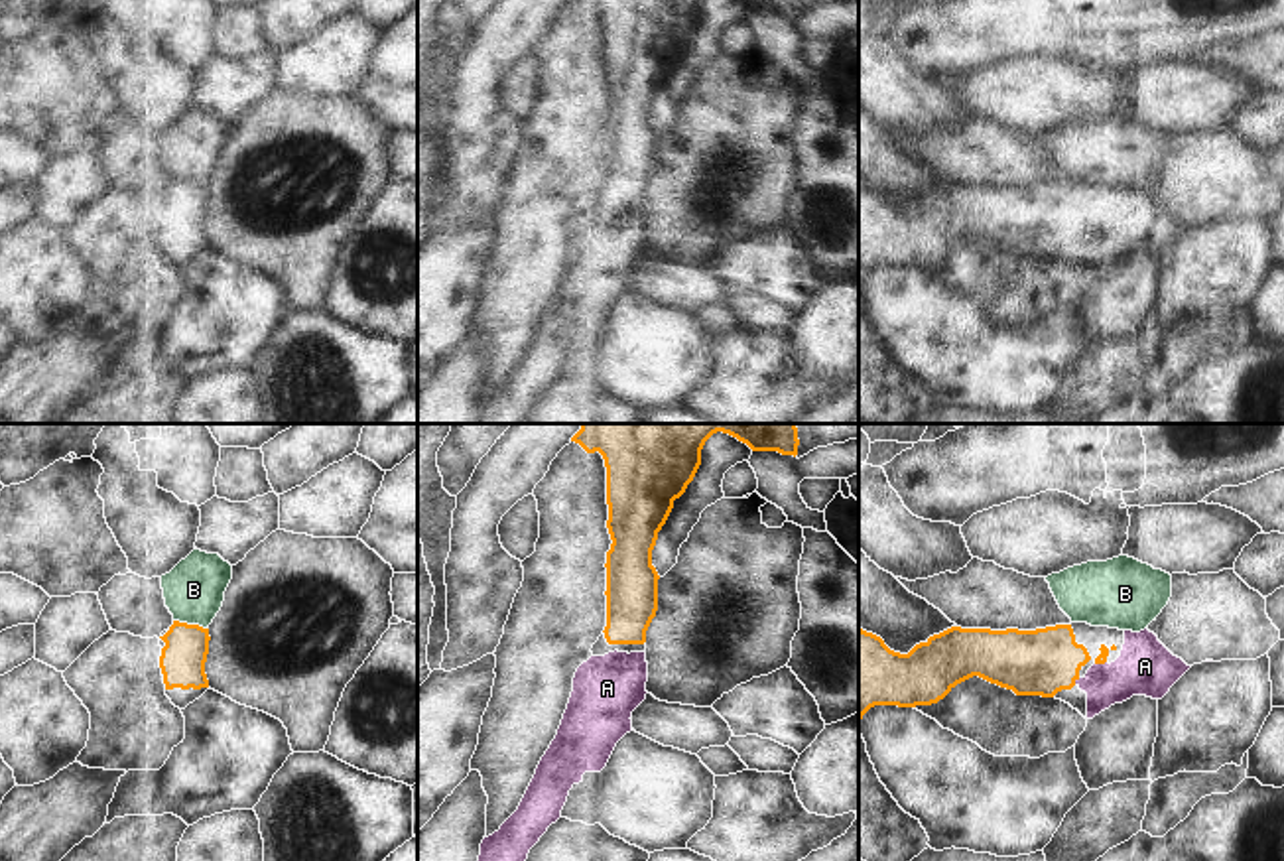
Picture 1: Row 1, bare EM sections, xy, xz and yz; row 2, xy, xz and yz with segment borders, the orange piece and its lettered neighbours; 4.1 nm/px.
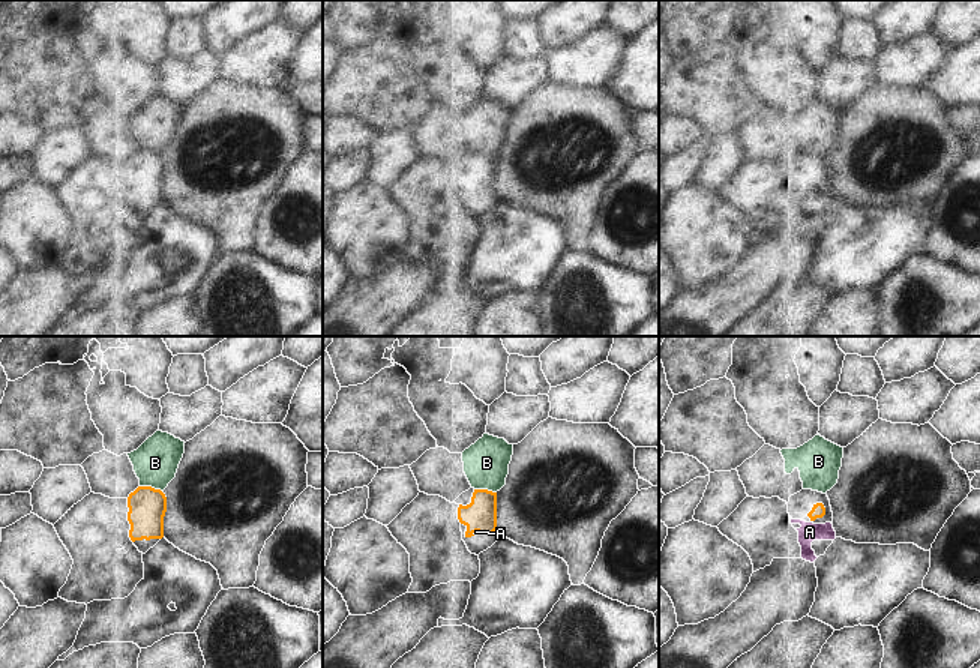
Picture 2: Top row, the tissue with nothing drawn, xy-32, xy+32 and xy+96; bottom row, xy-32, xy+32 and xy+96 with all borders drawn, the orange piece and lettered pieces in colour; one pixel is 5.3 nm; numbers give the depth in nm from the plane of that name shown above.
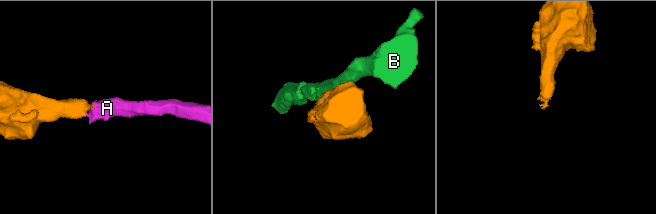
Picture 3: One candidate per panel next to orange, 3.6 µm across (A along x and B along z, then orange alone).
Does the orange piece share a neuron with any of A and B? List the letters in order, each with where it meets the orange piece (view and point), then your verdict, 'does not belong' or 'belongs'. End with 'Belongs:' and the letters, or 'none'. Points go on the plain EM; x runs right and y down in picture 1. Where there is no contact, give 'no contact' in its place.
A: yz (1074, 241) | belongs
B: xy (192, 184) | does not belong
Belongs: A

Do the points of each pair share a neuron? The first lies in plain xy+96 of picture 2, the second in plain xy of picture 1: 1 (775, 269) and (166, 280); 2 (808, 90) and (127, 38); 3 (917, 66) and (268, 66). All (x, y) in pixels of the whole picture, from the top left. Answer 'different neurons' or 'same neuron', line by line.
1: different neurons
2: same neuron
3: different neurons

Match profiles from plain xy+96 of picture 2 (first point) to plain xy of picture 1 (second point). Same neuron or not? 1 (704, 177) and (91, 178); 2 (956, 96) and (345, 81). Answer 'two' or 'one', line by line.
1: one
2: two

